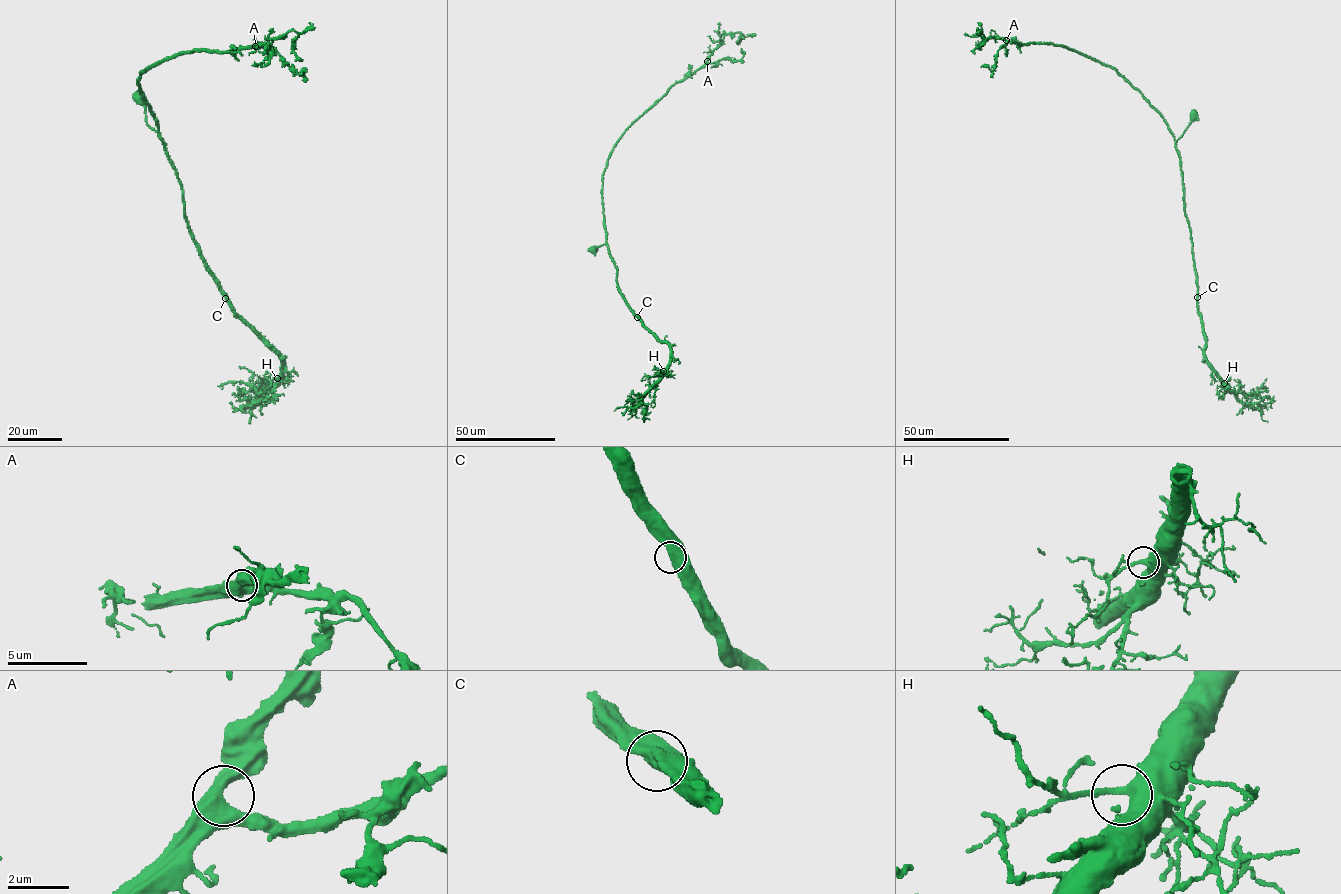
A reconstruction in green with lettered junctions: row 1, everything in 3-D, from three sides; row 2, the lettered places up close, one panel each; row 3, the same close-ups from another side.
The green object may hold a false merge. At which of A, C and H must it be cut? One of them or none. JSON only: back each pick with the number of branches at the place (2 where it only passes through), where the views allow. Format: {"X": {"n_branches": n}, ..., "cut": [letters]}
{"cut": []}

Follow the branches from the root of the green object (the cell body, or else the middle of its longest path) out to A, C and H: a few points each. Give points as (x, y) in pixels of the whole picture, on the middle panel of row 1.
A: (593, 251), (606, 241), (602, 190), (603, 171), (614, 145), (672, 86), (707, 61)
C: (593, 251), (606, 244), (616, 268), (620, 293), (637, 317)
H: (593, 251), (606, 244), (616, 268), (619, 290), (626, 304), (644, 326), (668, 345), (669, 364), (663, 371)

